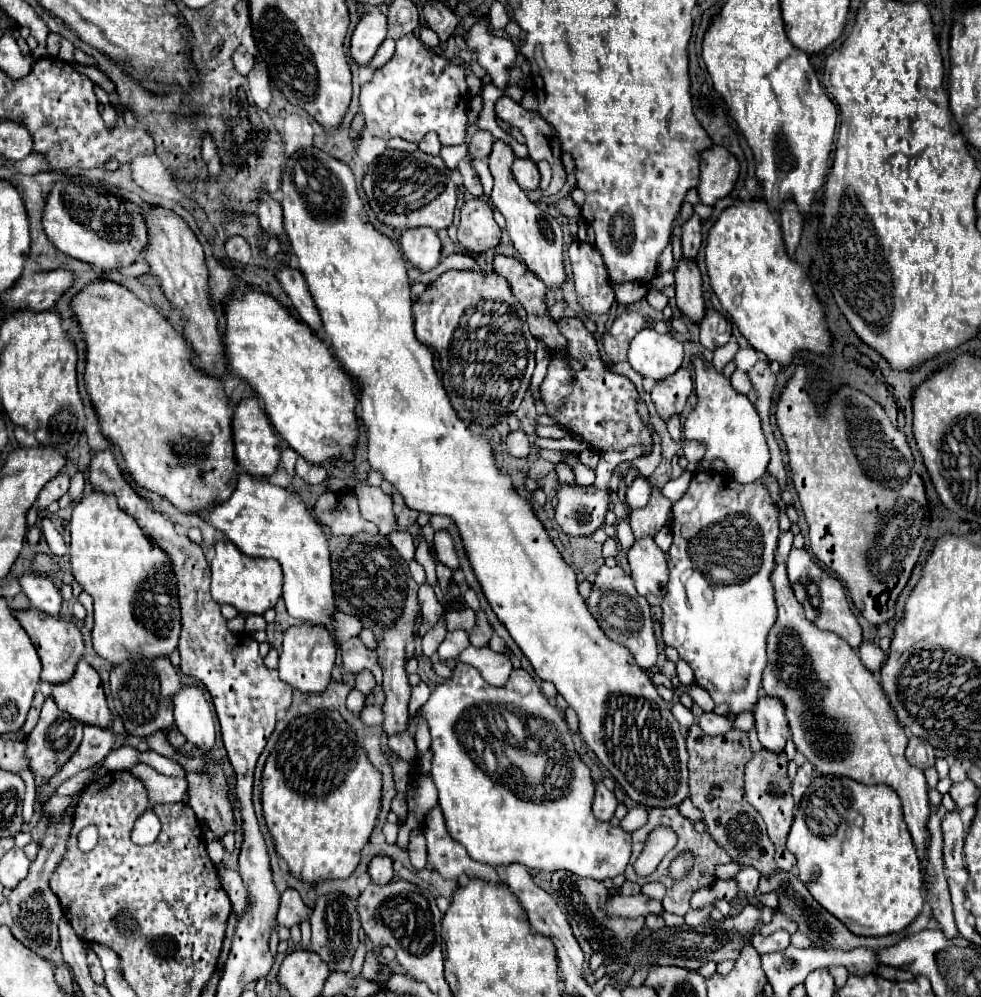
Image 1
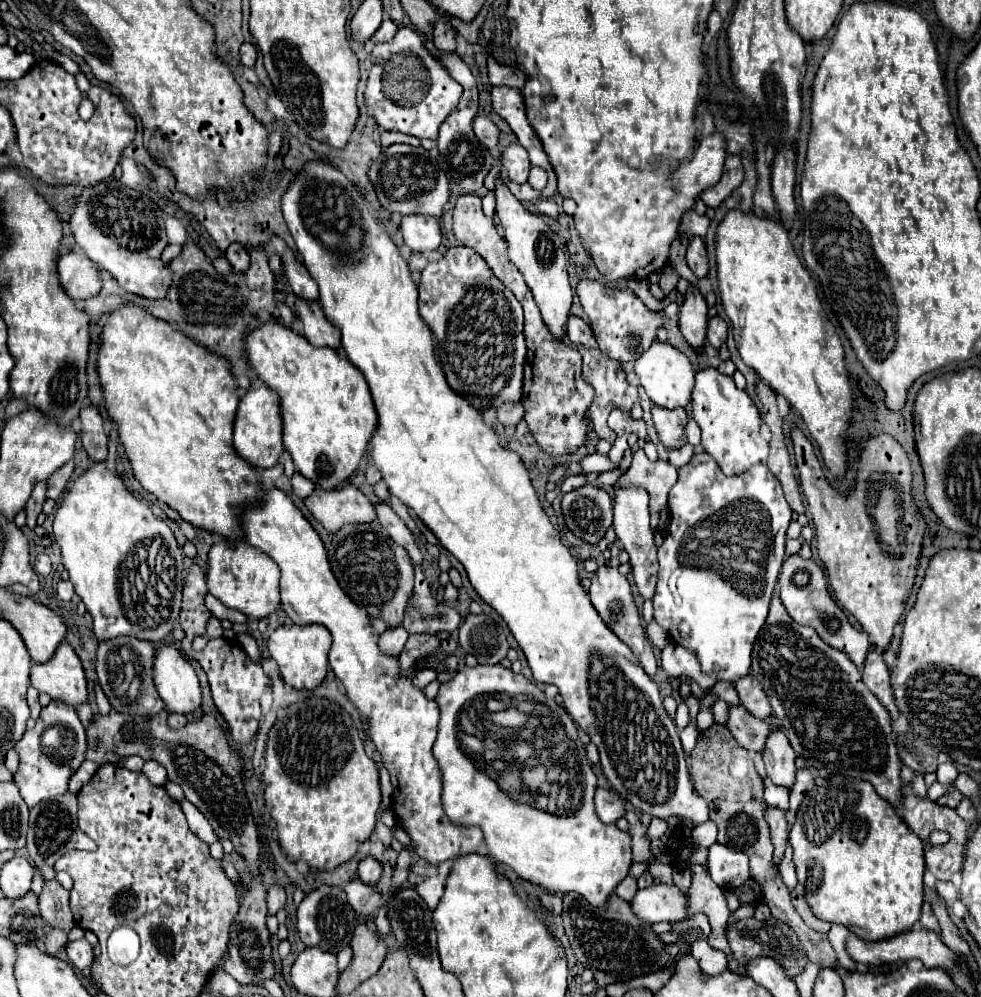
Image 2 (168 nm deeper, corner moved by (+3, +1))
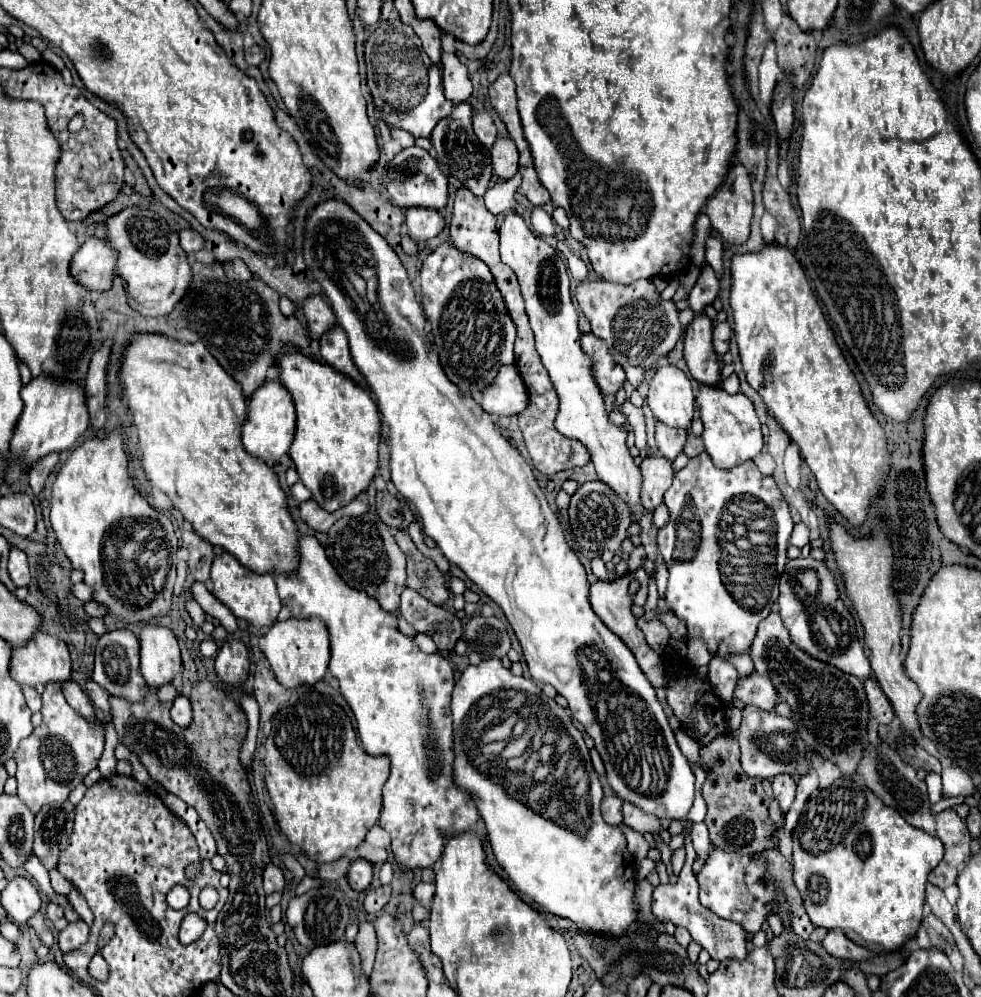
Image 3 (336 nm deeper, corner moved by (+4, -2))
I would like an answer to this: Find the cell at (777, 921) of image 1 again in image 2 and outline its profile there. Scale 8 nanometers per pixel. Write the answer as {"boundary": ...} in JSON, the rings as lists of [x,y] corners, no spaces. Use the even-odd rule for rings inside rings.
{"boundary":[[[714,723],[710,729],[700,731],[698,743],[690,755],[690,777],[694,783],[696,793],[704,797],[710,809],[710,819],[718,825],[718,843],[726,845],[734,851],[742,851],[750,859],[750,877],[760,885],[760,891],[772,911],[772,917],[784,921],[788,927],[794,929],[798,935],[802,951],[808,955],[810,961],[818,963],[820,967],[832,967],[836,963],[836,953],[826,937],[818,935],[810,929],[802,917],[796,913],[790,891],[782,883],[778,865],[772,861],[772,843],[770,843],[770,829],[764,819],[764,801],[762,797],[762,779],[756,773],[754,761],[734,737],[728,733],[724,725]]]}

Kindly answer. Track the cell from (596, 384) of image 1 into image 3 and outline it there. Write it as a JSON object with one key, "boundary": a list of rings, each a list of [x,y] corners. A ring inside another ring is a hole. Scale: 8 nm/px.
{"boundary":[[[591,332],[583,334],[581,344],[583,344],[583,350],[593,360],[593,374],[597,378],[597,384],[599,384],[601,392],[615,394],[623,386],[623,382],[625,382],[625,372],[611,358],[611,354],[607,350],[607,344],[603,340],[599,340],[597,336],[593,336]]]}

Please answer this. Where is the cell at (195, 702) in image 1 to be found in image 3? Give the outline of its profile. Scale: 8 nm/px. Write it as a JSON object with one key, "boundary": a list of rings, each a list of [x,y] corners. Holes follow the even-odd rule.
{"boundary":[[[143,624],[139,634],[139,654],[141,654],[141,674],[149,686],[163,686],[165,682],[173,682],[175,674],[181,670],[181,652],[175,634],[157,624]]]}

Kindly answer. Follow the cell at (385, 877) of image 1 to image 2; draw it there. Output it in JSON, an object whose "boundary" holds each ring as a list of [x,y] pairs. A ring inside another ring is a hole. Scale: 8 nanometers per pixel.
{"boundary":[[[366,857],[360,861],[358,865],[358,879],[368,883],[368,885],[376,885],[378,879],[382,877],[382,863],[374,857]]]}

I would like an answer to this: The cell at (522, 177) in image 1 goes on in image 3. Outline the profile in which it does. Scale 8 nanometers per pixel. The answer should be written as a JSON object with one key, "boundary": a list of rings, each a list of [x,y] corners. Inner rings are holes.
{"boundary":[[[497,138],[491,148],[493,172],[501,180],[507,180],[513,174],[517,174],[517,168],[519,168],[517,162],[519,162],[519,152],[517,152],[513,140],[511,138]]]}

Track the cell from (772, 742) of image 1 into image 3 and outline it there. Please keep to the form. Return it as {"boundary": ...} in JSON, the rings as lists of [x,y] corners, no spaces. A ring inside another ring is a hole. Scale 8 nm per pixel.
{"boundary":[[[787,774],[775,776],[773,778],[773,798],[779,802],[781,812],[787,814],[787,810],[793,804],[793,798],[795,798],[795,780]]]}

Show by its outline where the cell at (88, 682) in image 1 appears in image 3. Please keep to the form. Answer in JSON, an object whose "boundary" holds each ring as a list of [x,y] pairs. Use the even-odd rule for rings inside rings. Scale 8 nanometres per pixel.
{"boundary":[[[35,632],[35,636],[11,652],[11,678],[21,686],[39,686],[71,678],[71,660],[67,644],[57,636]]]}

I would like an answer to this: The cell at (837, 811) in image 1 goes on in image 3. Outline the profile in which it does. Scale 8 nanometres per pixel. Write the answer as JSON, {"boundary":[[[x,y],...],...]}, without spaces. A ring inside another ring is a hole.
{"boundary":[[[843,778],[843,780],[837,780],[829,788],[821,788],[819,794],[813,796],[807,802],[807,808],[801,814],[801,818],[795,826],[795,832],[793,832],[793,882],[803,896],[803,904],[805,904],[805,910],[809,914],[809,920],[813,922],[813,926],[821,926],[821,928],[829,928],[829,930],[841,928],[849,940],[853,940],[855,944],[859,944],[863,948],[869,948],[873,952],[897,952],[911,938],[915,938],[915,934],[921,926],[921,912],[923,912],[923,904],[925,904],[927,876],[929,876],[931,868],[935,868],[941,862],[941,858],[943,858],[943,844],[937,836],[931,836],[923,830],[917,830],[917,828],[909,826],[891,806],[885,806],[883,800],[879,800],[879,796],[875,796],[863,784],[853,782],[853,778]]]}

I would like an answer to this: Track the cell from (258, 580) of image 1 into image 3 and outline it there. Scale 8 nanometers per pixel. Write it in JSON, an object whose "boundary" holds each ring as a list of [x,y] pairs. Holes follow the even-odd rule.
{"boundary":[[[223,552],[215,558],[211,566],[211,582],[213,582],[213,594],[233,612],[235,618],[247,620],[257,628],[271,626],[277,620],[277,614],[281,610],[281,600],[271,574],[255,574],[249,568],[245,568],[239,560],[235,560],[235,556]]]}

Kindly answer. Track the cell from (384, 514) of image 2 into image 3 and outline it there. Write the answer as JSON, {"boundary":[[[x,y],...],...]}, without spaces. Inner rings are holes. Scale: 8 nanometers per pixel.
{"boundary":[[[393,530],[393,536],[407,556],[405,586],[411,588],[411,590],[417,590],[425,600],[431,600],[437,606],[447,604],[447,600],[451,598],[451,592],[449,592],[449,586],[447,586],[445,574],[435,566],[435,562],[431,558],[423,556],[417,550],[413,540],[405,532]]]}

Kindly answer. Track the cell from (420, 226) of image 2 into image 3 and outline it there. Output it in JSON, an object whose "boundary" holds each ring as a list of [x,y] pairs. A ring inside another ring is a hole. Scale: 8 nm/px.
{"boundary":[[[407,208],[407,232],[415,242],[435,238],[445,226],[445,220],[435,208]]]}

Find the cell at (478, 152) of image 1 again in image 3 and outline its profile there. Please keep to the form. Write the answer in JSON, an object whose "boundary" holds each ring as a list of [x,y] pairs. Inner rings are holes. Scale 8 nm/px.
{"boundary":[[[477,112],[473,114],[473,130],[477,134],[477,138],[485,144],[485,146],[491,146],[495,142],[495,136],[497,136],[497,130],[495,130],[495,124],[491,120],[491,116],[487,112]]]}

